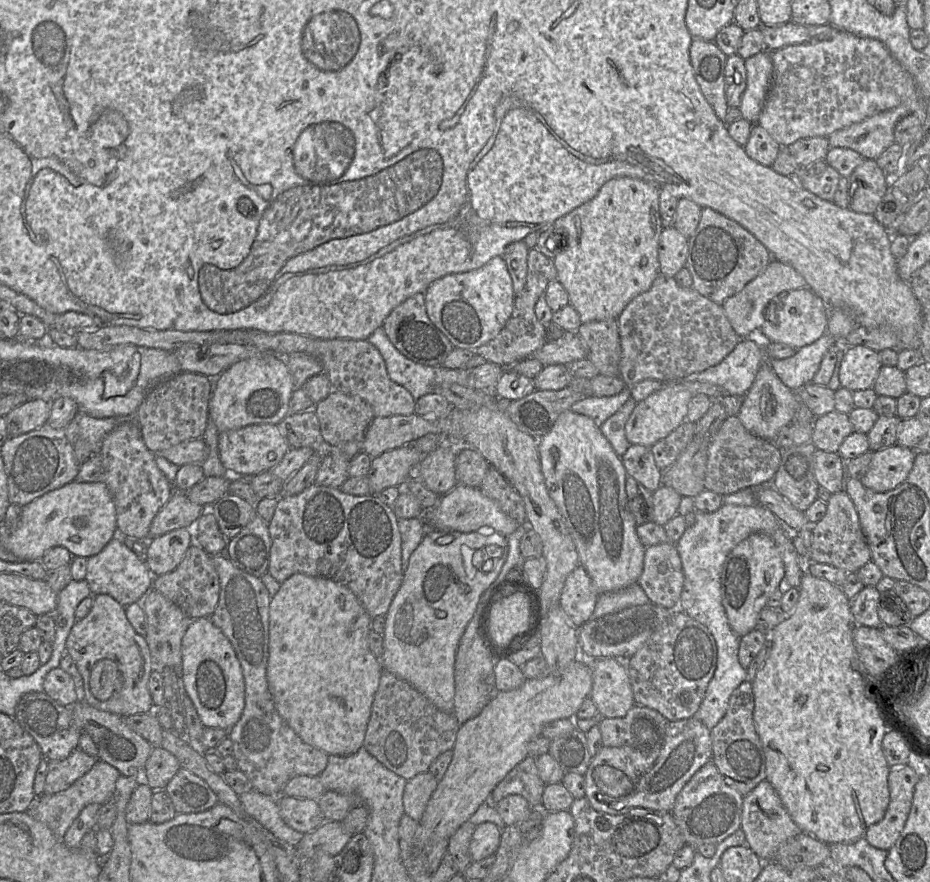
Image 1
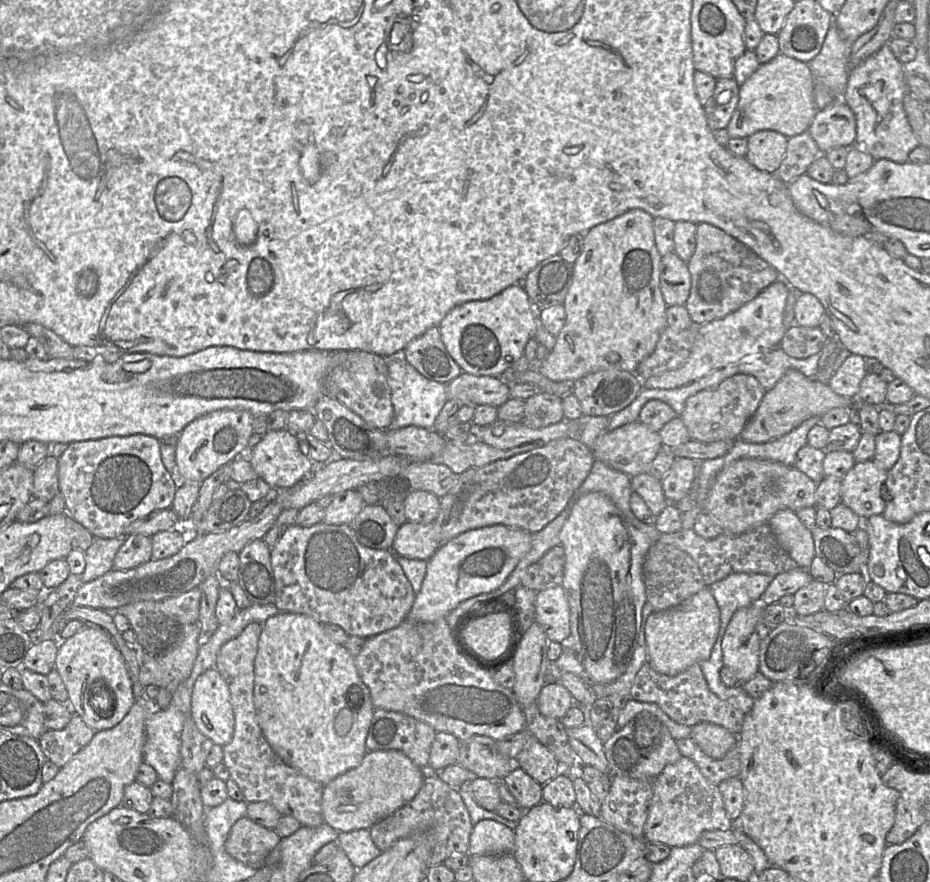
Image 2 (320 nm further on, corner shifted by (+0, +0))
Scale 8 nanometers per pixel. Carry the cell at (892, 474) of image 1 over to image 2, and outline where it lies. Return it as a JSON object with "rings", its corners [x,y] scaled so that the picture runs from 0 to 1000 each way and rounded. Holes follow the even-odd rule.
{"rings":[[[940,520],[920,524],[904,544],[904,570],[927,588],[948,584],[953,575],[948,552],[954,537]]]}

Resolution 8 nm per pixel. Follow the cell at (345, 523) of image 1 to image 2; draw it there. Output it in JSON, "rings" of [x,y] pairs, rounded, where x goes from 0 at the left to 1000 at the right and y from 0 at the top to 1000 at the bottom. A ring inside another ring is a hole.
{"rings":[[[347,592],[333,598],[314,595],[291,622],[296,658],[296,684],[301,694],[328,696],[345,707],[366,710],[375,721],[398,723],[432,706],[441,694],[447,673],[428,636],[417,622],[389,618],[376,595]]]}

